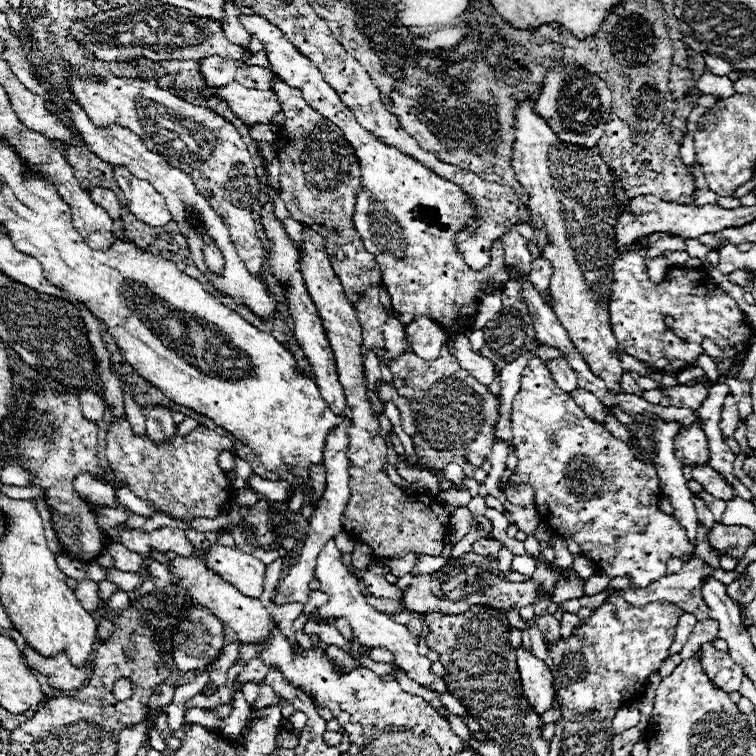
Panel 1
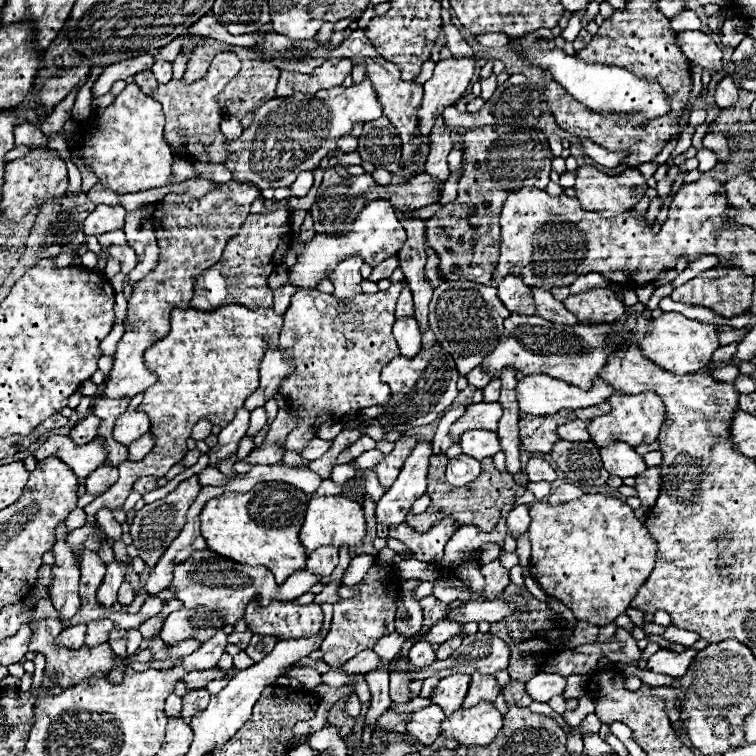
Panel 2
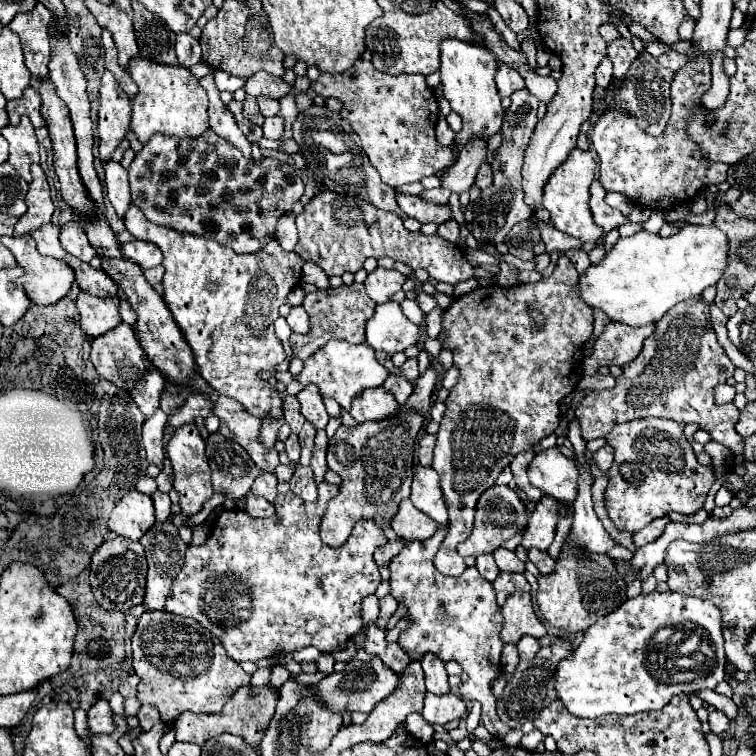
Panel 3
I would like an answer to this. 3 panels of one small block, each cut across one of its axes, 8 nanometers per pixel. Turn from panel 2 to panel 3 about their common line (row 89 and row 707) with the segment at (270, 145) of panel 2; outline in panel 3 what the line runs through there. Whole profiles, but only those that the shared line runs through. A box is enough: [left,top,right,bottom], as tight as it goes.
[316,656,400,714]

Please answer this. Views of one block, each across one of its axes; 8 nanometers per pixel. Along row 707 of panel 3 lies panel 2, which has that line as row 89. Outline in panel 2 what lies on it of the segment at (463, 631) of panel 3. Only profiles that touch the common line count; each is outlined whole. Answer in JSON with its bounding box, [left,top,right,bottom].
[480,74,496,100]

